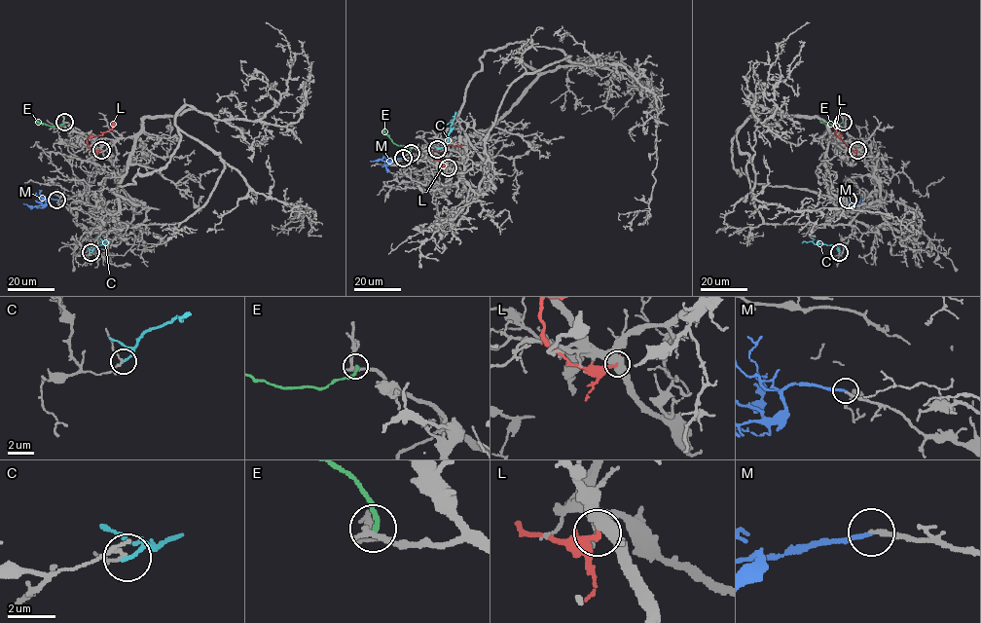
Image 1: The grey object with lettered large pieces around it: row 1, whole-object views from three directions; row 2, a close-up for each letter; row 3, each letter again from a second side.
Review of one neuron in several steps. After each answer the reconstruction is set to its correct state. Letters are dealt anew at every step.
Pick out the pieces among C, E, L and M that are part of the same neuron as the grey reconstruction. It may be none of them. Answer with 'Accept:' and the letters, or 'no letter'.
Accept: M

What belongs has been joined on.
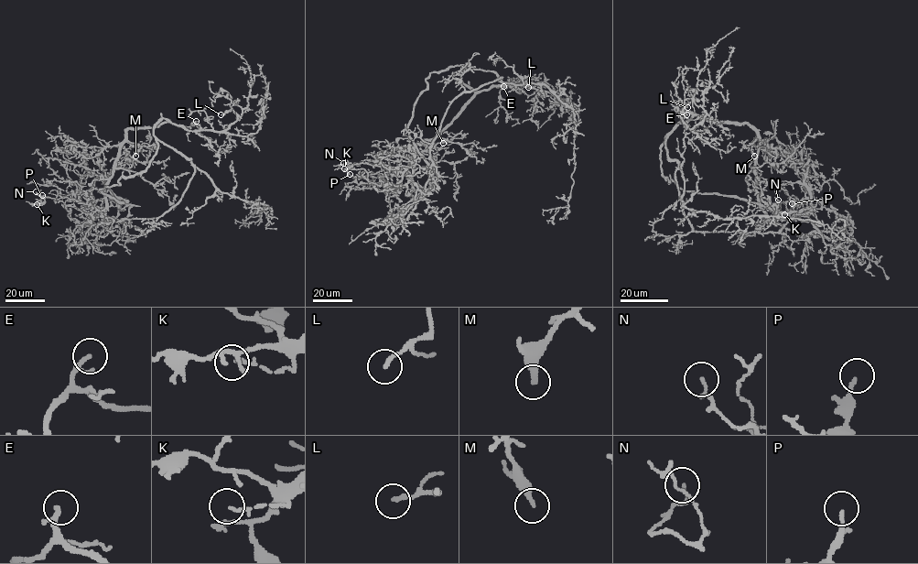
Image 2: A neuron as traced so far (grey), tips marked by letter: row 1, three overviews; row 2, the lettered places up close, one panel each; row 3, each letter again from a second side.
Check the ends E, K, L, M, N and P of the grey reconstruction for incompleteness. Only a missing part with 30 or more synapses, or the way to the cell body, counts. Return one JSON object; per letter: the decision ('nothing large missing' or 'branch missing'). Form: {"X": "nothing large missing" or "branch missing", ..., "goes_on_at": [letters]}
{"E": "branch missing", "K": "nothing large missing", "L": "branch missing", "M": "branch missing", "N": "nothing large missing", "P": "nothing large missing", "goes_on_at": ["E", "L", "M"]}

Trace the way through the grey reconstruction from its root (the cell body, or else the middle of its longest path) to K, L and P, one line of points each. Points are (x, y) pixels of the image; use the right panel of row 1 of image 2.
K: (667, 154), (688, 112), (746, 123), (760, 138), (760, 208), (771, 220), (789, 218), (779, 206), (784, 214)
L: (667, 154), (666, 136), (688, 112), (691, 117), (685, 126), (680, 116), (683, 103), (678, 101), (687, 107)
P: (667, 154), (665, 138), (688, 112), (746, 123), (760, 138), (760, 208), (785, 220), (778, 207), (792, 203)

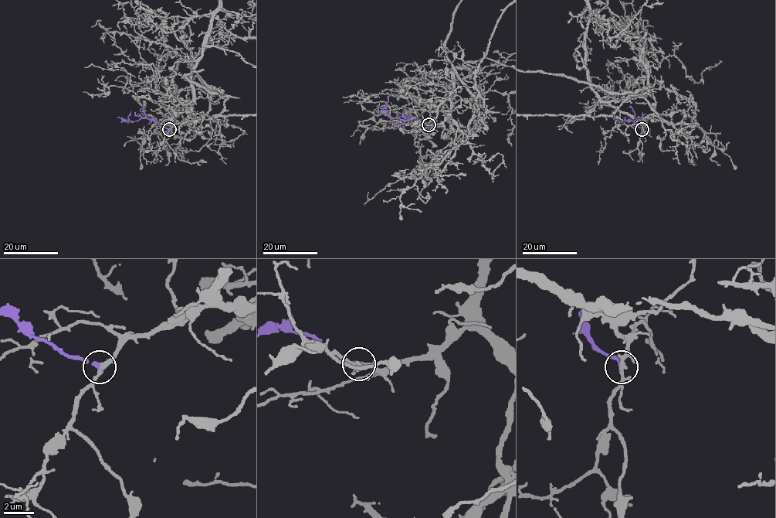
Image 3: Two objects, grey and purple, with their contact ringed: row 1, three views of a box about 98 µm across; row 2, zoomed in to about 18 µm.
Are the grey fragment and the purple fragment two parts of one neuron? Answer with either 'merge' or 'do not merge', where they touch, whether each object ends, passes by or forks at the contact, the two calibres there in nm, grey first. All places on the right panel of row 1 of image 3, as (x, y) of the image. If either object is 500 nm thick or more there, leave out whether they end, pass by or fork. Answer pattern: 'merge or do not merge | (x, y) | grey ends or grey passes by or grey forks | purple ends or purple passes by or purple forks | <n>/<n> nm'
merge | (642, 129) | grey forks | purple ends | 200/190 nm

